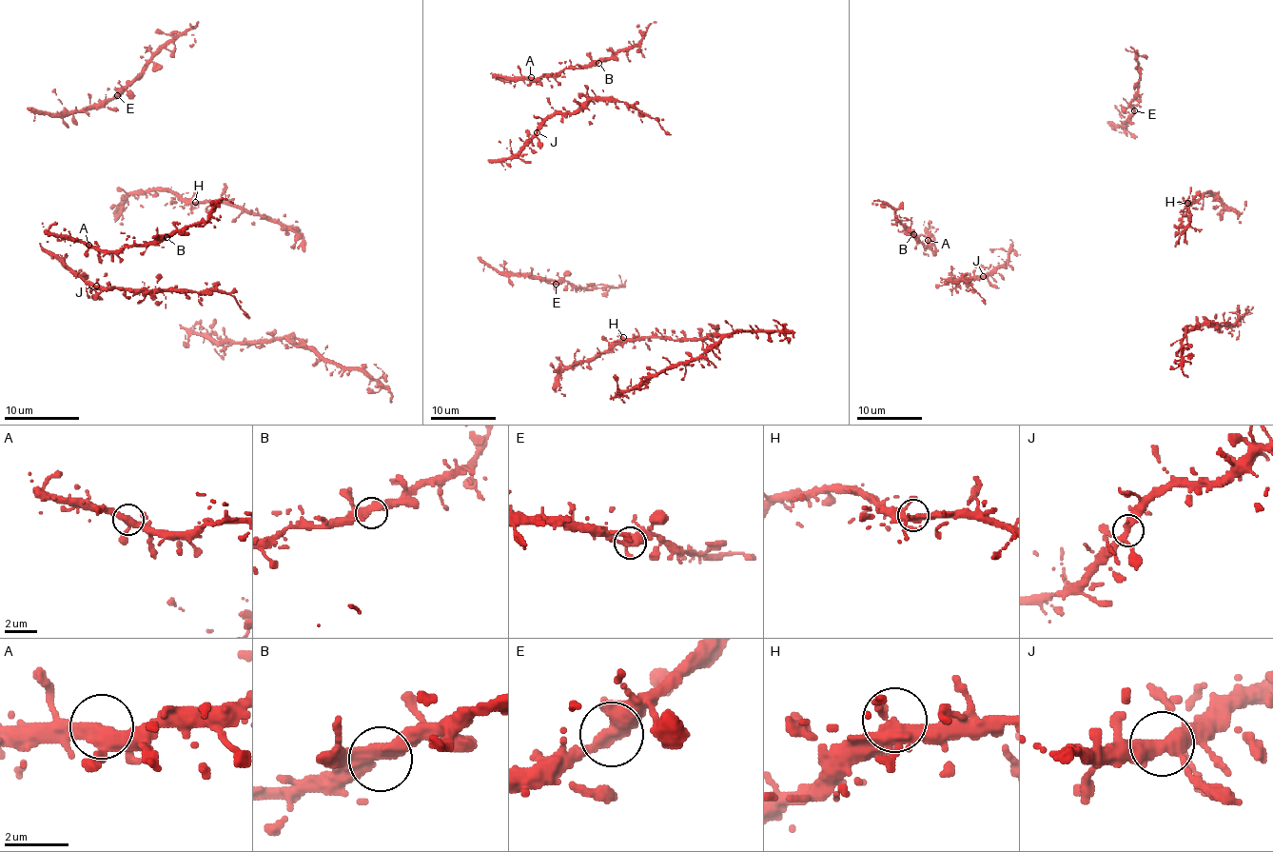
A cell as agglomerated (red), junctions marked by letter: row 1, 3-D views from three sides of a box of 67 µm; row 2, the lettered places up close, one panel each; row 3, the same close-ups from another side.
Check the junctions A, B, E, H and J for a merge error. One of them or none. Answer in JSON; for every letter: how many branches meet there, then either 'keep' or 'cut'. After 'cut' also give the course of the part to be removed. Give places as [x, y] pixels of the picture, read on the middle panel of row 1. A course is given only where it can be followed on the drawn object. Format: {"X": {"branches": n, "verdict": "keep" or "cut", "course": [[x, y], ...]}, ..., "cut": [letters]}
{"A": {"branches": 3, "verdict": "keep"}, "B": {"branches": 3, "verdict": "keep"}, "E": {"branches": 3, "verdict": "keep"}, "H": {"branches": 3, "verdict": "keep"}, "J": {"branches": 3, "verdict": "keep"}, "cut": []}

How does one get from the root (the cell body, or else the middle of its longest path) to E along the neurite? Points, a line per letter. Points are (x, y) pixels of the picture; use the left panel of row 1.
E: (68, 125), (62, 119), (66, 115), (100, 108), (116, 95)

